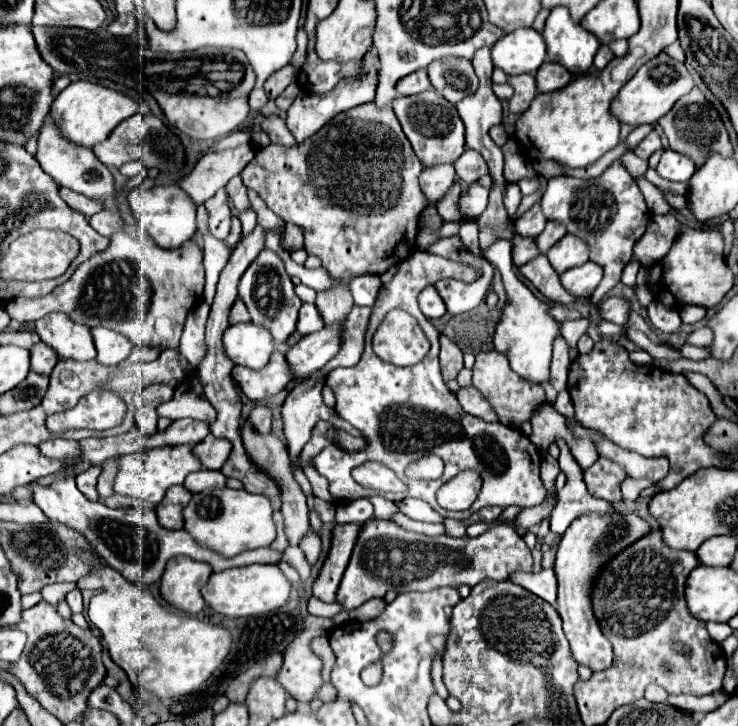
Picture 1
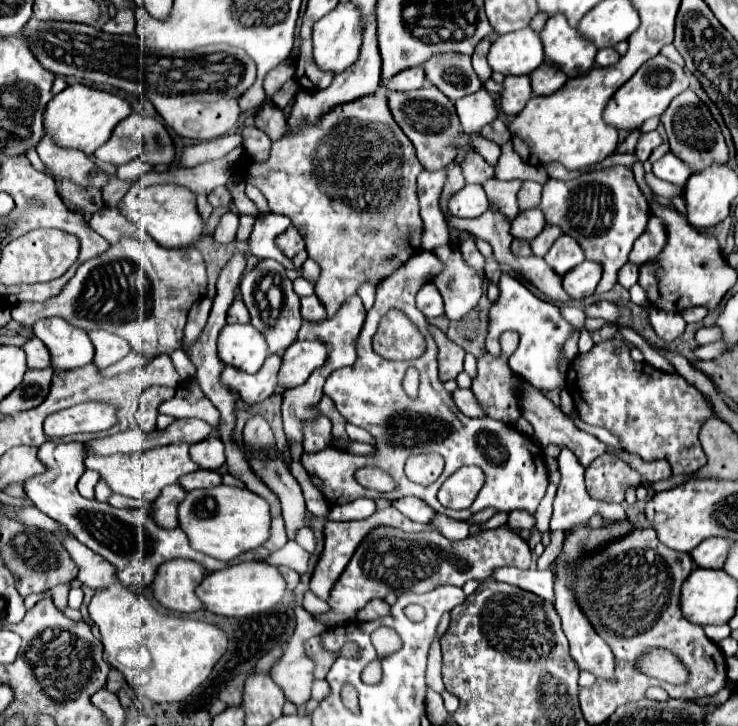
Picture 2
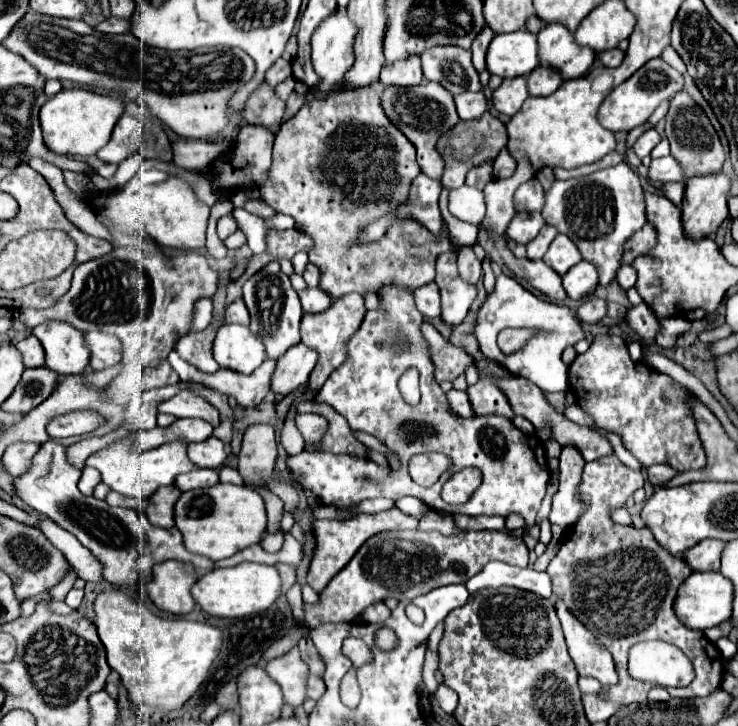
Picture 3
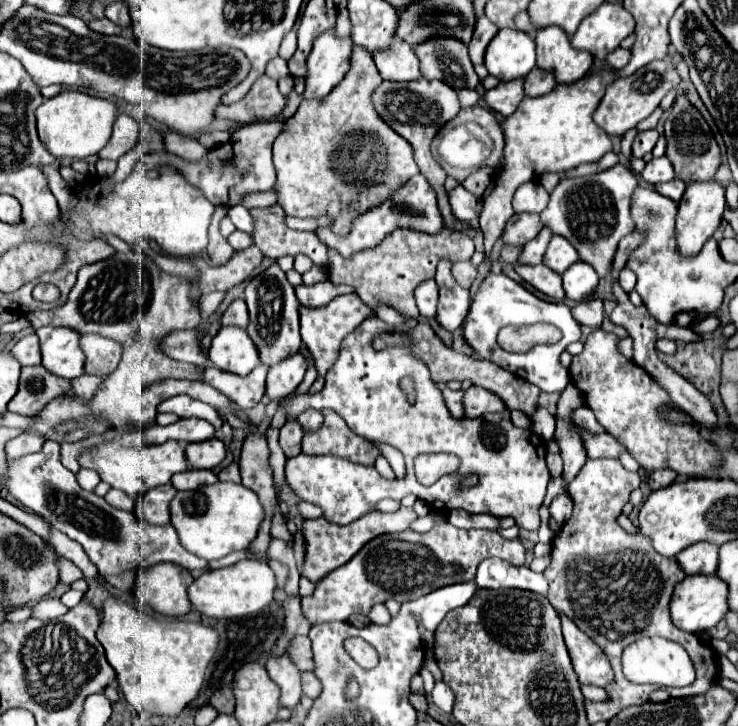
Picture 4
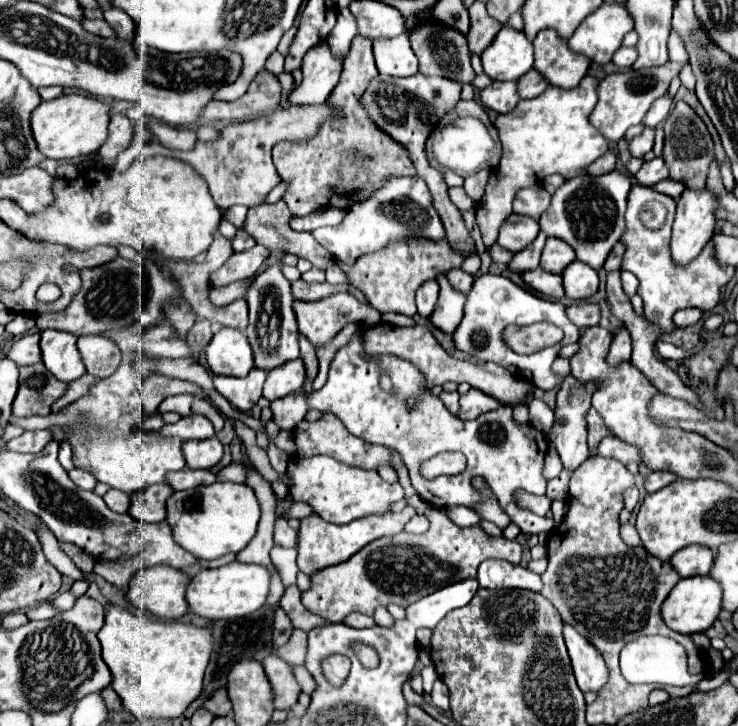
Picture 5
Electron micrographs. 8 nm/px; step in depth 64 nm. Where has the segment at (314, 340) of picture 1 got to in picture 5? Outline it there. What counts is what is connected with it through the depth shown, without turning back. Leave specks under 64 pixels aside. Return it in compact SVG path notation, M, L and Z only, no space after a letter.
M300 358L290 360L288 364L282 364L274 370L270 370L270 374L266 378L266 384L264 384L264 394L262 396L272 402L272 400L284 398L292 392L298 392L304 384L304 376L306 376L304 362Z

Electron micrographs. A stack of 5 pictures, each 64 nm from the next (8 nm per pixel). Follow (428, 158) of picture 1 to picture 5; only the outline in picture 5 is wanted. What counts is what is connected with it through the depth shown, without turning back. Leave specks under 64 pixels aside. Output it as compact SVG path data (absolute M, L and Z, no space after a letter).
M416 74L416 76L408 76L408 78L392 78L392 76L376 76L376 80L372 80L372 84L368 84L368 88L364 90L364 96L360 96L360 104L364 104L370 120L388 136L392 136L392 140L396 140L398 144L402 144L418 172L418 176L428 184L430 192L432 192L432 202L436 212L442 218L442 224L446 228L446 238L448 242L452 242L452 248L460 248L460 252L464 252L464 256L472 256L476 254L476 246L474 240L464 224L464 218L460 214L460 210L450 202L448 198L448 186L444 184L442 172L430 168L428 160L426 160L426 138L430 136L430 130L436 126L438 118L442 114L446 114L448 110L452 110L456 106L456 102L460 100L460 90L462 86L456 84L454 80L448 78L440 78L440 76L424 76L424 74Z

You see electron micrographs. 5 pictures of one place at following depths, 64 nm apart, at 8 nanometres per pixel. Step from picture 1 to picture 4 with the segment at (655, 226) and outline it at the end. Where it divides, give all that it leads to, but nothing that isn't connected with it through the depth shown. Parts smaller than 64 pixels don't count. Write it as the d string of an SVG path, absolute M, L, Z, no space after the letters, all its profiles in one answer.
M628 234L624 240L620 240L618 244L618 250L616 250L616 256L612 260L612 270L614 272L620 272L628 260L628 256L634 252L634 248L642 242L642 234Z

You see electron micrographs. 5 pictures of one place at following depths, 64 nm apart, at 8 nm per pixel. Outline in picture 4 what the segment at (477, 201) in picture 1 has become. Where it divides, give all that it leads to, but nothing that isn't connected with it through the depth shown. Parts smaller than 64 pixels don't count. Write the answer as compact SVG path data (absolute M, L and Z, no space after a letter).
M458 186L458 188L450 190L450 206L452 206L454 214L458 216L458 220L474 220L480 216L482 198L474 196L464 186Z

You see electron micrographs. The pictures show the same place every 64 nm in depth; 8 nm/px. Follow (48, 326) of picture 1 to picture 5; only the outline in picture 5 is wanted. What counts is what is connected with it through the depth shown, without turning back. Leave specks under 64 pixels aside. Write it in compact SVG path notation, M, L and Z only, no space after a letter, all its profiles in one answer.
M44 330L40 340L42 362L58 380L66 384L86 374L86 368L80 362L76 340L78 338L74 334L60 332L60 330Z

